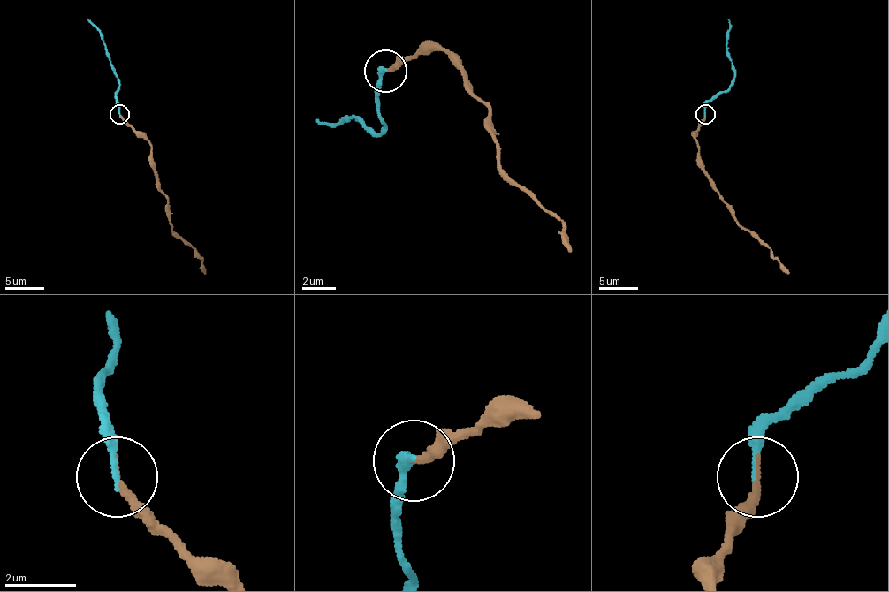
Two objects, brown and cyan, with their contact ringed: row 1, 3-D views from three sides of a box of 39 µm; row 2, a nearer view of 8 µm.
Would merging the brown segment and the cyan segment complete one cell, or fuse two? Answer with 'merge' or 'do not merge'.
merge

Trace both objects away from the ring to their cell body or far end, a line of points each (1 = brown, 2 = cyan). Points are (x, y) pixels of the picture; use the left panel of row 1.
1: (119, 113), (148, 142), (150, 166), (156, 187), (168, 201), (171, 230), (201, 260), (205, 273)
2: (119, 113), (115, 68), (103, 35), (87, 19)

